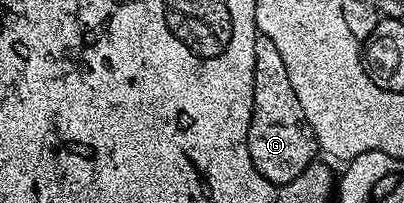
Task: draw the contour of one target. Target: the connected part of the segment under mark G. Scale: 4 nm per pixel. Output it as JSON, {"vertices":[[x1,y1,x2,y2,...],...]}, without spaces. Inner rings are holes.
{"vertices":[[261,35,254,40,254,106,246,142,256,171,260,171,271,186,297,182,301,178,298,176,309,167,314,153,319,152,316,135,308,119,304,119,296,91,292,91,292,79,288,79,284,59,280,59,276,43]]}

